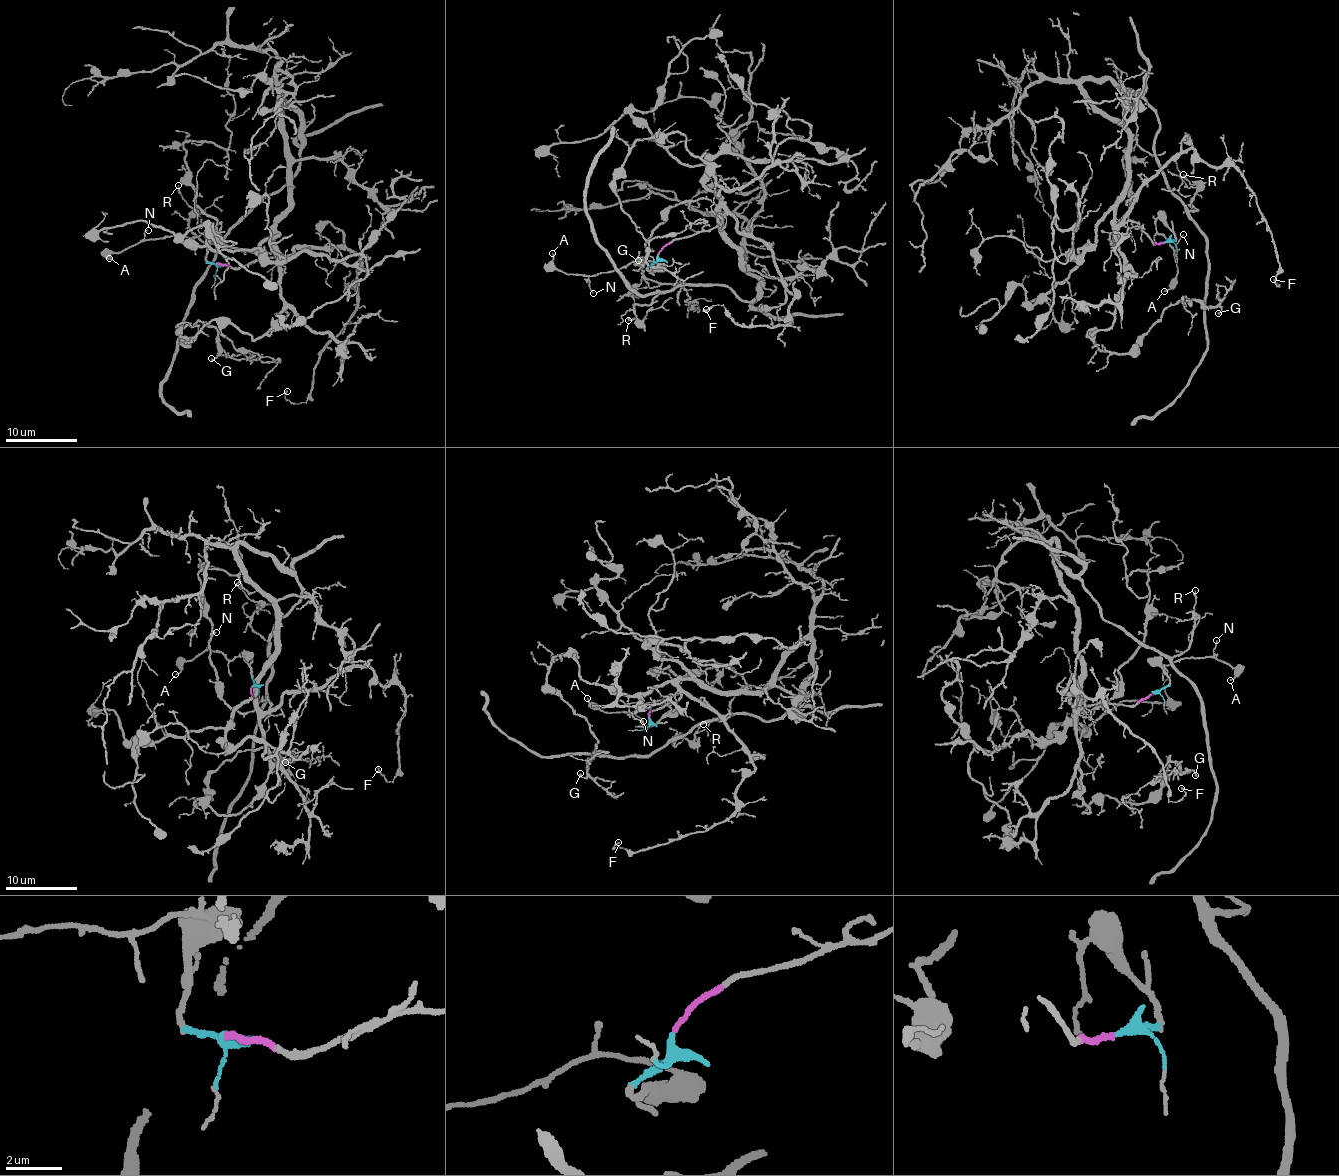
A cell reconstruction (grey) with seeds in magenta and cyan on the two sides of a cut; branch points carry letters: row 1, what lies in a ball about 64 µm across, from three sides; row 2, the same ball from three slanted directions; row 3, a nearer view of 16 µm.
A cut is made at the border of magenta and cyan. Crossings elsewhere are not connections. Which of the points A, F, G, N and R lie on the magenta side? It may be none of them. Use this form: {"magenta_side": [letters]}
{"magenta_side": ["F", "G", "R"]}

